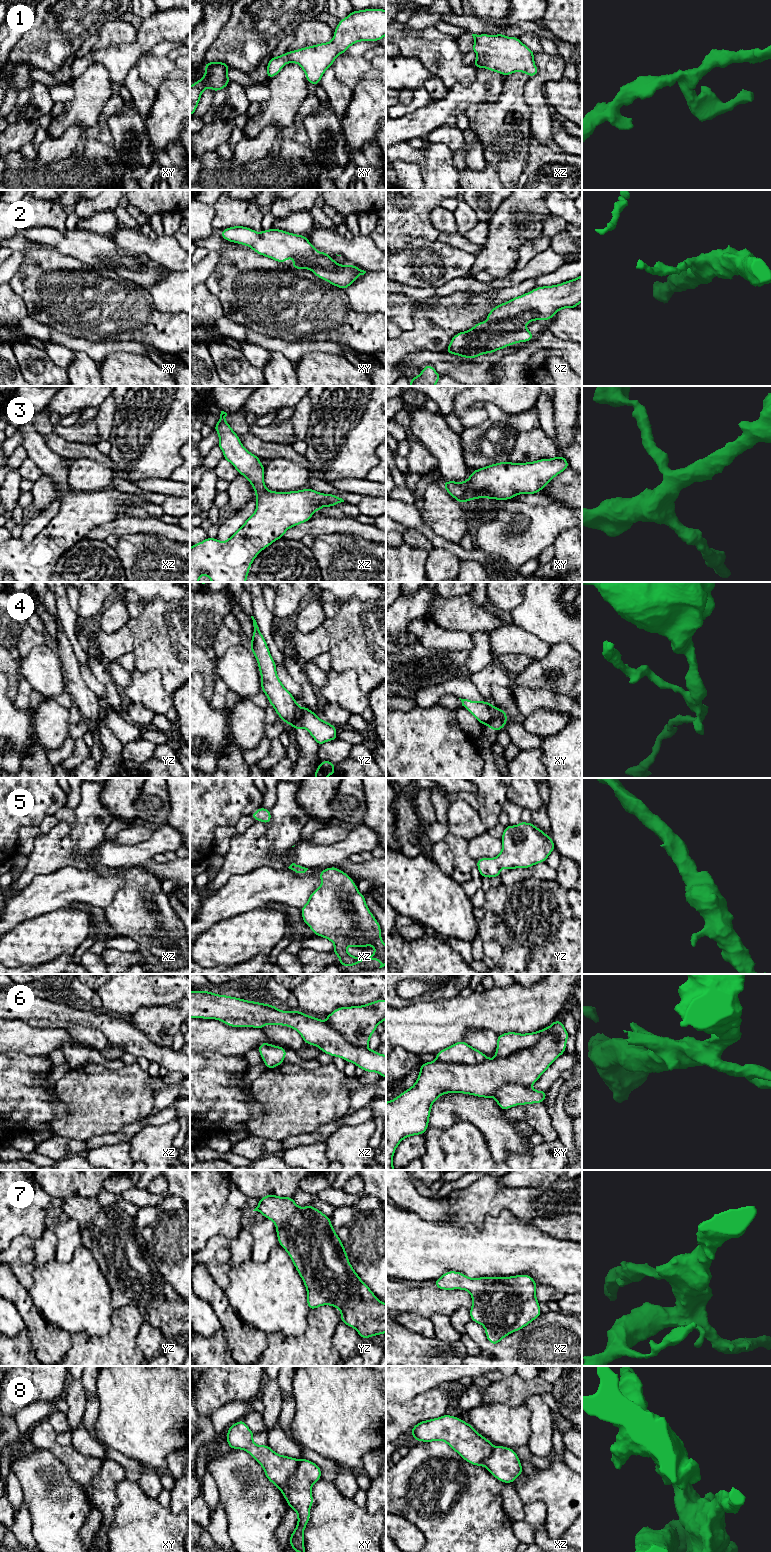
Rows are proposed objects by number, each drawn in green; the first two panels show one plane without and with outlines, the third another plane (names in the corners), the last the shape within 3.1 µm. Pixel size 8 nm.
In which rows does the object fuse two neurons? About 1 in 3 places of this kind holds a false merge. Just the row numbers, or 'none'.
4, 6, 8

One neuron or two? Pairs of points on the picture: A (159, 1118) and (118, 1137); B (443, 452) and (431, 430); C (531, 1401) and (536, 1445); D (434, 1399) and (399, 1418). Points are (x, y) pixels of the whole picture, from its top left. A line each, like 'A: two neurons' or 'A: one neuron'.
A: one neuron
B: one neuron
C: one neuron
D: one neuron

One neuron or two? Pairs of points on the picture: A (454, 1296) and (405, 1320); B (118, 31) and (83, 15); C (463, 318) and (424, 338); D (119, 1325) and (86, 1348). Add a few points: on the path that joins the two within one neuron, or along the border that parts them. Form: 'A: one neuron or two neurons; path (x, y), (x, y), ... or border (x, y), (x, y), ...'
A: two neurons; border (396, 1313), (414, 1312), (428, 1318)
B: two neurons; border (120, 18), (106, 21), (96, 33)
C: one neuron; path (453, 322), (445, 332), (434, 332)
D: one neuron; path (115, 1334), (101, 1348), (95, 1348)

